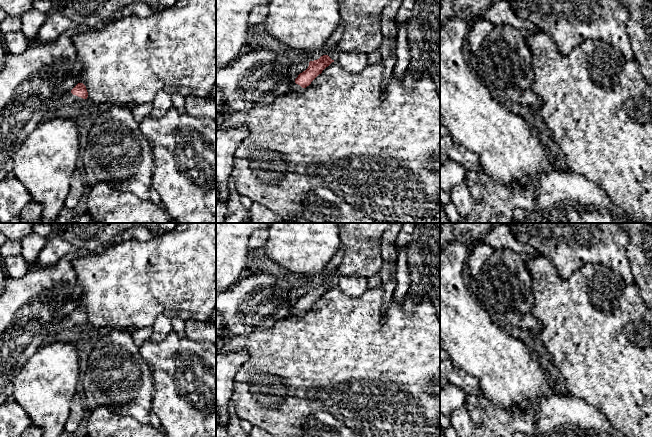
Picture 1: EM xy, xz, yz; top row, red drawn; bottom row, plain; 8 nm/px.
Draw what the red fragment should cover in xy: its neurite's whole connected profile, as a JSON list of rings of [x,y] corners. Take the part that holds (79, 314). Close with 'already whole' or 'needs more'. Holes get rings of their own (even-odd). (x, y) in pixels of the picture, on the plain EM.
[[[78,307],[70,316],[65,320],[67,327],[73,327],[82,323],[87,323],[88,316],[86,310],[83,307]]] | needs more

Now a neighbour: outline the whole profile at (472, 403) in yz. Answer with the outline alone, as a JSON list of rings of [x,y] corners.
[[[468,394],[466,396],[466,408],[469,410],[470,417],[475,426],[480,425],[482,410],[480,407],[479,399],[474,394]]]

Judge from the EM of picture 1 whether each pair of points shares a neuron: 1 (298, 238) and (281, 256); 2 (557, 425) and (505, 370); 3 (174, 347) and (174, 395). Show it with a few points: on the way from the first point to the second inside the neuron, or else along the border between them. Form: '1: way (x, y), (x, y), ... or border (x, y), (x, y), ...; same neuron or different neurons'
1: way (295, 242), (285, 252); same neuron
2: border (558, 396), (543, 397), (526, 402), (520, 407); different neurons
3: way (171, 359), (171, 375), (174, 383); same neuron

